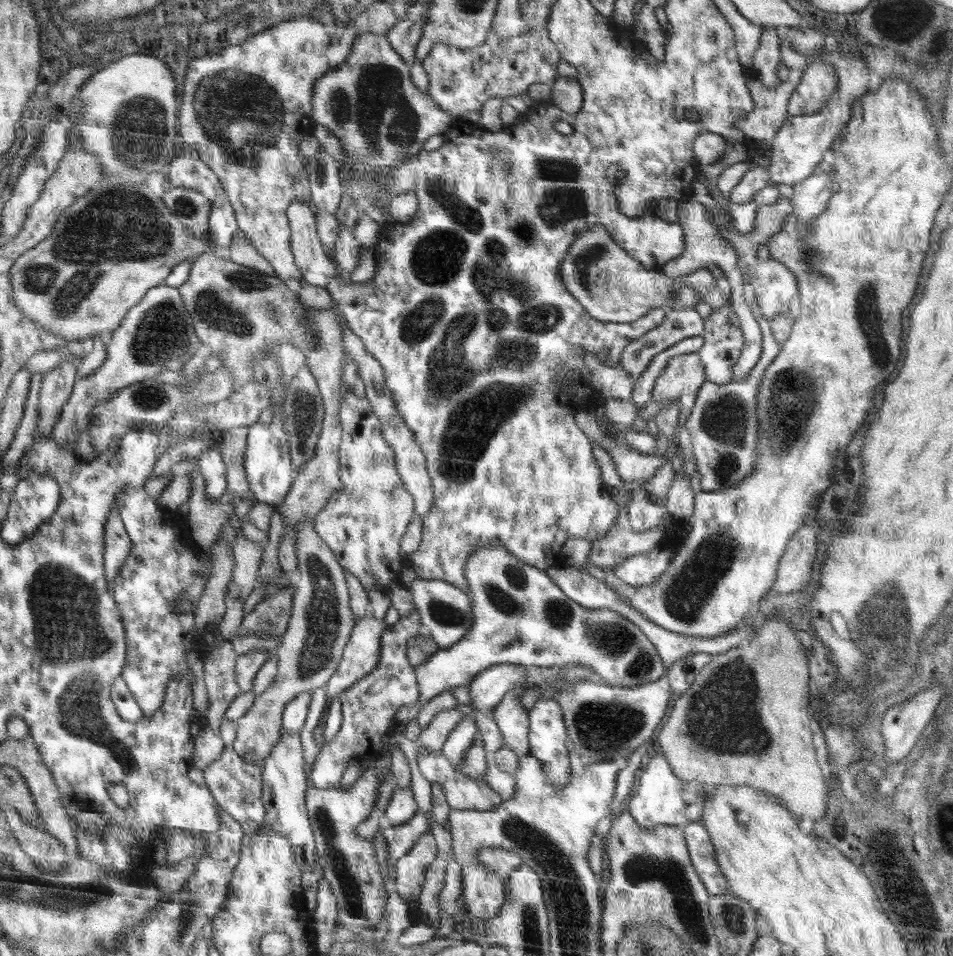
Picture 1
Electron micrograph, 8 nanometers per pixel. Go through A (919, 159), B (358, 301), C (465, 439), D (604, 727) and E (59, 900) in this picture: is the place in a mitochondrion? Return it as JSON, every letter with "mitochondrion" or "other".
{"A":"other","B":"mitochondrion","C":"mitochondrion","D":"mitochondrion","E":"mitochondrion"}

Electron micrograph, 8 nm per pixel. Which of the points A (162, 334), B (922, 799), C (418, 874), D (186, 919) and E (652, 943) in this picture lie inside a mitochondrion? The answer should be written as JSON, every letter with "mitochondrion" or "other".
{"A":"mitochondrion","B":"other","C":"other","D":"mitochondrion","E":"mitochondrion"}

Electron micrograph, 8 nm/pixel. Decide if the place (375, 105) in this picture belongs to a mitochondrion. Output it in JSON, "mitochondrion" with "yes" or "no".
{"mitochondrion":"yes"}

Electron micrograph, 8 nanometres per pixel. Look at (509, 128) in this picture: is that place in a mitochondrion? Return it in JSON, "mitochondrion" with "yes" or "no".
{"mitochondrion":"no"}

